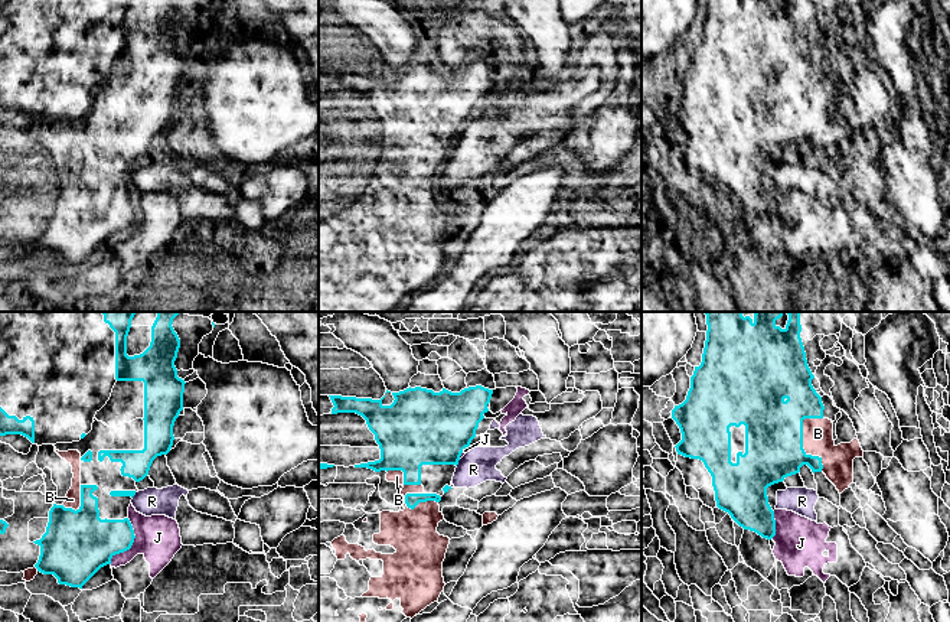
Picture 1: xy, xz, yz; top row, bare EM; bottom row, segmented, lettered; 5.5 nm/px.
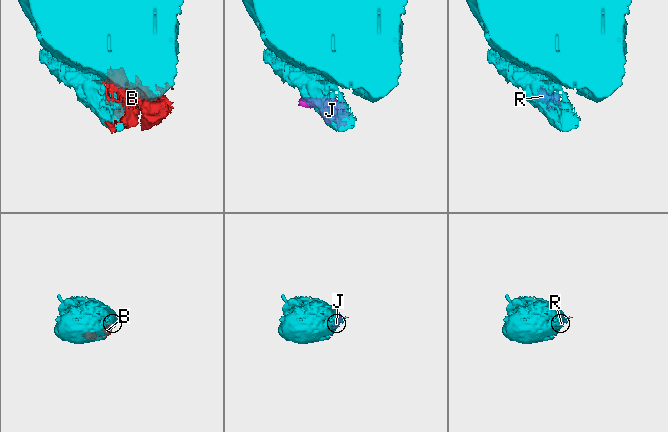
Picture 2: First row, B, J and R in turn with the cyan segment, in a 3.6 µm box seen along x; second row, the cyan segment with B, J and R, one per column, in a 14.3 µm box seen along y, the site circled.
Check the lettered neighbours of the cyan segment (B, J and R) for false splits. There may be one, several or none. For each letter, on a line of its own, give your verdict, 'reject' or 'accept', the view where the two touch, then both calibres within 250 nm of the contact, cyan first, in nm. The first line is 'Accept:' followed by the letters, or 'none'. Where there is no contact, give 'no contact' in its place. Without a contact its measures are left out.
Accept: B
B: accept; contact in yz; calibres 320 and 180 nm
J: reject; contact in xy; calibres 320 and 240 nm
R: reject; contact in xz; calibres 400 and 190 nm

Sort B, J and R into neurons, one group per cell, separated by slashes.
B / J / R

